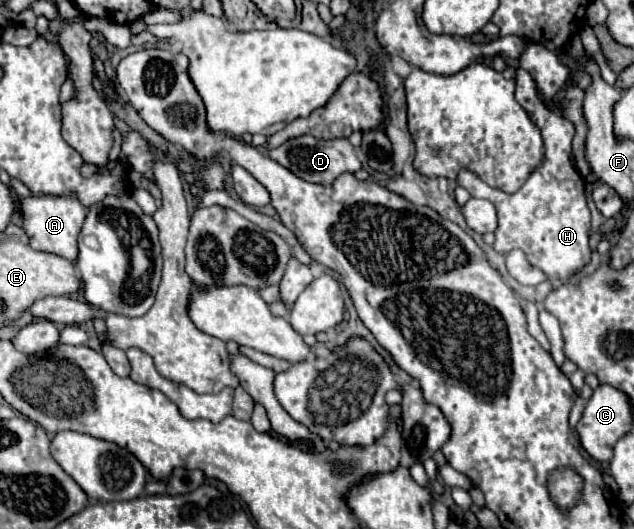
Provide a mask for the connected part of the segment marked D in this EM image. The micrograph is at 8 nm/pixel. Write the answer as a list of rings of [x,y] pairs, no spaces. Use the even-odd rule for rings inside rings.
[[[299,136],[293,140],[287,140],[279,148],[273,148],[269,156],[291,170],[295,176],[307,180],[307,182],[317,182],[317,184],[331,184],[339,174],[343,172],[357,172],[361,168],[361,162],[355,156],[355,150],[347,138],[337,138],[337,140],[317,140],[313,136]]]

